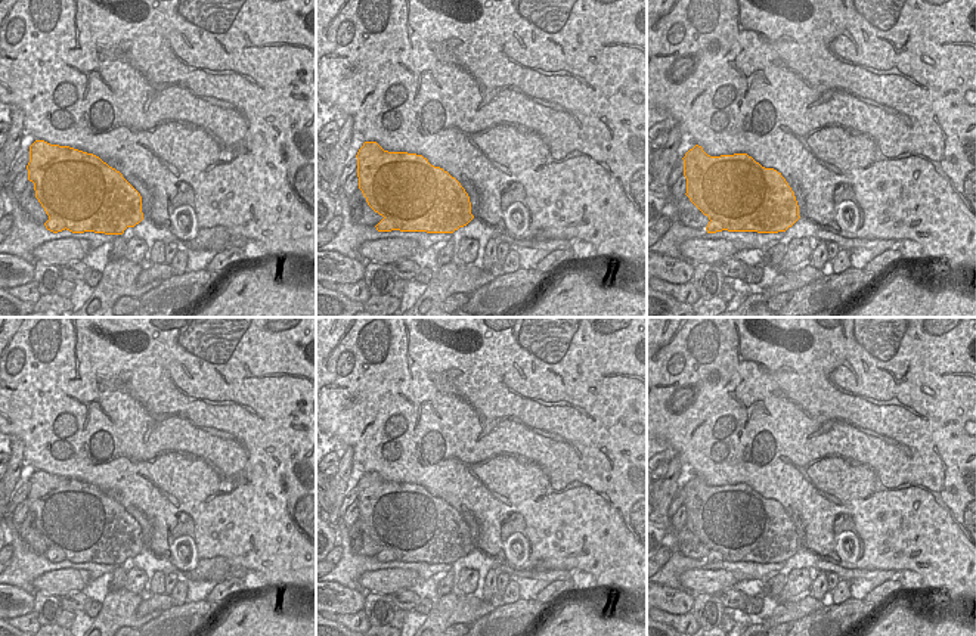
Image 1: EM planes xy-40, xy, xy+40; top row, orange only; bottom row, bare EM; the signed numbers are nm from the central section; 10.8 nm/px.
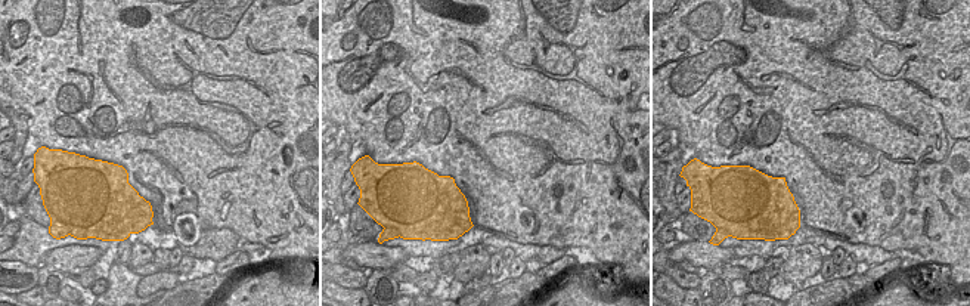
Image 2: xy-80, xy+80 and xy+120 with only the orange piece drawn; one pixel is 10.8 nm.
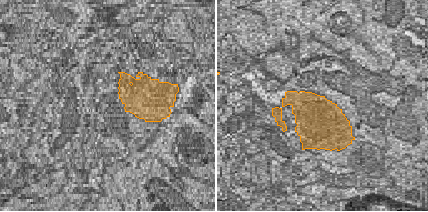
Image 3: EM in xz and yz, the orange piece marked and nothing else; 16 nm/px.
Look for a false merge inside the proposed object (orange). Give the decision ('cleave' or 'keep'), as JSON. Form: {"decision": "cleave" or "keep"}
{"decision": "cleave"}

